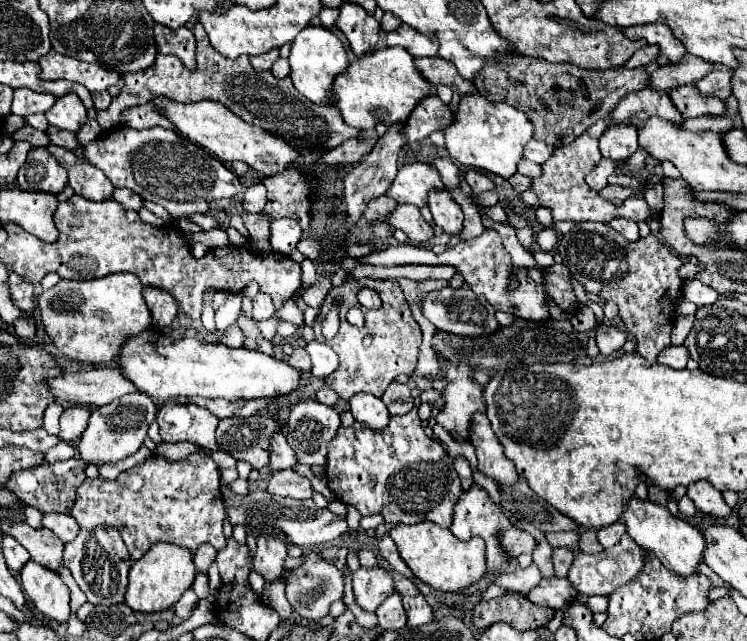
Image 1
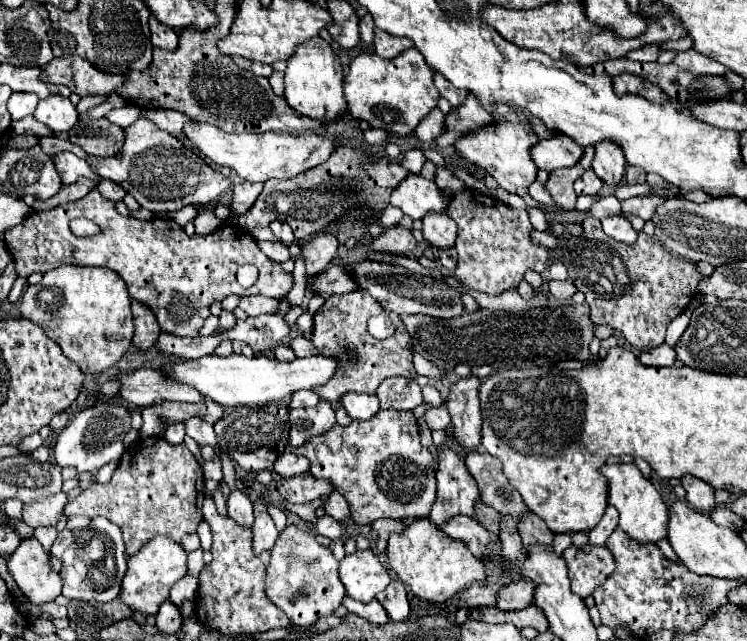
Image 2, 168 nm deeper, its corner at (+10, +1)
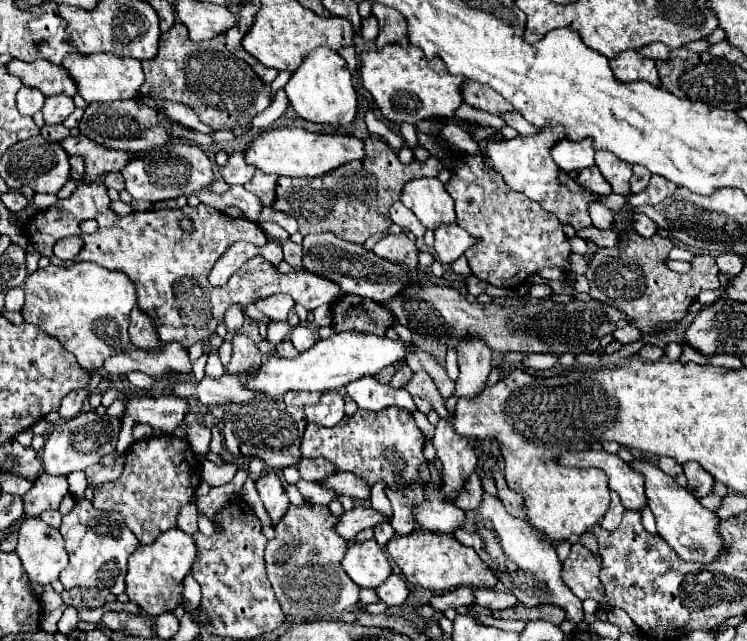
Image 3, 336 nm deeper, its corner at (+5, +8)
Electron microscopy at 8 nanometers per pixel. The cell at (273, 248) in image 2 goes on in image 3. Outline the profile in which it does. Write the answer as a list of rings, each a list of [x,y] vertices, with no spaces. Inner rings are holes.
[[[268,241],[264,247],[260,247],[260,255],[272,265],[278,265],[282,261],[282,245],[278,241]]]

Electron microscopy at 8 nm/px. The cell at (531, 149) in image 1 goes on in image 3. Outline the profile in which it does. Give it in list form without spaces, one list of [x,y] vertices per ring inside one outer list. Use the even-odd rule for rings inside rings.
[[[590,137],[576,141],[576,143],[562,139],[550,149],[550,155],[554,163],[568,173],[594,165],[594,147],[592,147]]]

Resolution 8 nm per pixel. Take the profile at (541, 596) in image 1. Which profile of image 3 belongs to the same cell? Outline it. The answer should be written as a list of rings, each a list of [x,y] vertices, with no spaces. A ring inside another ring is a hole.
[[[474,589],[476,603],[484,609],[508,609],[518,603],[518,599],[510,591],[500,591],[500,589]]]

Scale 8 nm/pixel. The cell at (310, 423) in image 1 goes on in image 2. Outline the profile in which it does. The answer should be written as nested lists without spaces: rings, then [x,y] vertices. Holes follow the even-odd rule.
[[[321,400],[313,408],[295,408],[289,410],[291,418],[291,434],[289,434],[289,450],[301,446],[309,436],[317,436],[321,432],[331,430],[335,424],[335,410],[329,402]]]

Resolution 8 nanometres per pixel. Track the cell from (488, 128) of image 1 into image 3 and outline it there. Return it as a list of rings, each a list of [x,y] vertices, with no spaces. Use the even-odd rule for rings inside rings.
[[[546,125],[540,127],[536,135],[518,135],[514,139],[498,139],[486,143],[486,155],[492,161],[492,167],[508,181],[508,187],[528,195],[532,201],[538,201],[542,209],[556,215],[562,223],[572,223],[574,229],[590,227],[588,203],[594,199],[592,191],[572,193],[568,191],[558,179],[558,165],[554,165],[550,157],[550,145],[564,139],[564,129],[560,125]]]

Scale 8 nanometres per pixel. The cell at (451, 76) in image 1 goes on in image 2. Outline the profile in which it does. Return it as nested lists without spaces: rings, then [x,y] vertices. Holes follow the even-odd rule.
[[[435,76],[435,86],[437,86],[439,94],[441,94],[445,100],[451,102],[453,108],[463,106],[463,102],[465,102],[465,98],[467,98],[467,92],[465,92],[465,90],[453,88],[453,86],[443,78],[443,76]]]

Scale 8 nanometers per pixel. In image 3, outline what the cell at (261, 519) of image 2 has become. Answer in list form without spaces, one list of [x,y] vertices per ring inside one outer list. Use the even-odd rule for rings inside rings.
[[[268,473],[260,479],[256,479],[256,489],[260,493],[260,499],[272,519],[272,525],[276,525],[282,515],[286,513],[286,509],[290,507],[290,501],[288,501],[288,495],[286,495],[286,489],[282,487],[282,481],[274,475],[274,473]]]

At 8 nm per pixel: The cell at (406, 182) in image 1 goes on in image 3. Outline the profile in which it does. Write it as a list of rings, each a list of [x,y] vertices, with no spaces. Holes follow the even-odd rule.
[[[438,177],[410,179],[404,185],[400,201],[422,221],[424,227],[436,229],[440,223],[454,223],[454,199],[446,193],[444,183]]]

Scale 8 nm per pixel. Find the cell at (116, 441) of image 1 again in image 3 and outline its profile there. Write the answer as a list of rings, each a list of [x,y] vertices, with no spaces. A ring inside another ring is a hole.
[[[86,411],[70,421],[60,421],[42,449],[44,471],[50,475],[68,475],[72,471],[84,471],[86,467],[98,463],[102,455],[116,449],[120,429],[122,429],[120,417],[112,417],[106,413],[100,415],[96,411]]]

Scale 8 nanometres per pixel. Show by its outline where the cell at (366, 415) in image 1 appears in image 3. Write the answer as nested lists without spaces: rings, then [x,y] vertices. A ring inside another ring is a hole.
[[[362,377],[362,381],[354,381],[346,385],[346,391],[356,401],[356,405],[364,411],[380,411],[388,405],[404,407],[410,413],[416,411],[416,405],[410,393],[406,393],[406,389],[392,389],[390,385],[382,385],[372,377]]]

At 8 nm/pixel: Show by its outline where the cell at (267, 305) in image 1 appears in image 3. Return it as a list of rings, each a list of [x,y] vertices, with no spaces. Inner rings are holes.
[[[278,293],[278,295],[274,295],[274,297],[264,297],[262,301],[254,301],[254,305],[256,305],[270,321],[282,321],[282,319],[286,319],[288,311],[294,307],[294,299]]]

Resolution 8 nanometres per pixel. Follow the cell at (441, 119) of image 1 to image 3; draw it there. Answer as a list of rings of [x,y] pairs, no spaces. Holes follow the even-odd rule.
[[[506,111],[506,113],[500,113],[500,117],[506,121],[508,127],[516,129],[518,133],[522,133],[522,135],[528,135],[530,133],[530,123],[522,115],[518,115],[514,111]]]

